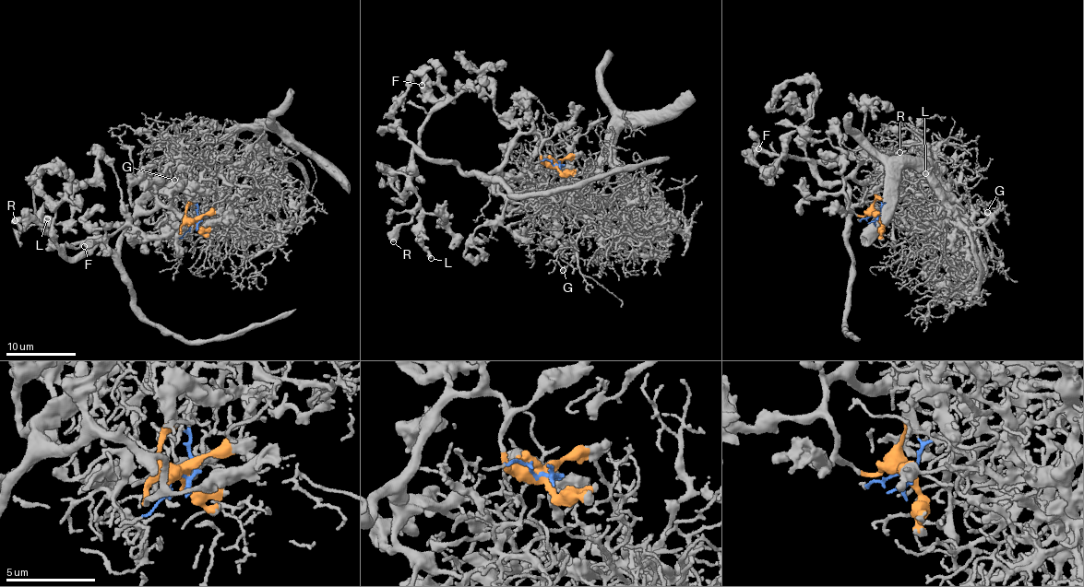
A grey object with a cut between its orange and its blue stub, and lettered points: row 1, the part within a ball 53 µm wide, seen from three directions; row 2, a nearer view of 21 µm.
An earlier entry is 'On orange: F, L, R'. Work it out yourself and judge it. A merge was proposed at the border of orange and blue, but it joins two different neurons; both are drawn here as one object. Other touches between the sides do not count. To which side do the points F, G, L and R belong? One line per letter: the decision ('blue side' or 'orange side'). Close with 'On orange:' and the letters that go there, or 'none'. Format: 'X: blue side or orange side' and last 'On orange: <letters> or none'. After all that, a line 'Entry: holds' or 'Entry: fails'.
F: orange side
G: blue side
L: orange side
R: orange side
On orange: F, L, R
Entry: holds

